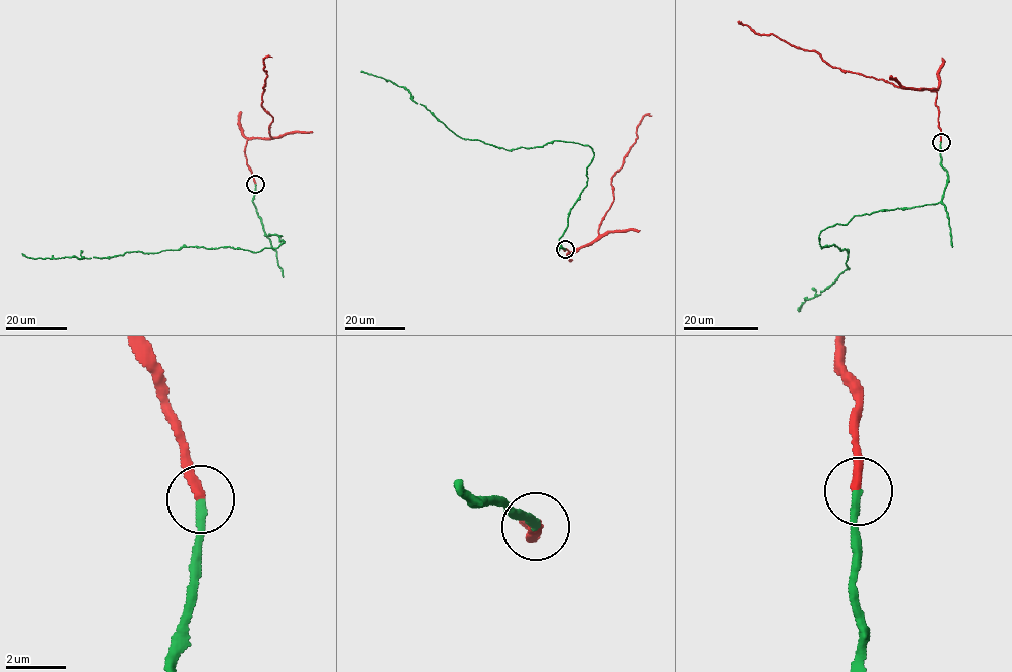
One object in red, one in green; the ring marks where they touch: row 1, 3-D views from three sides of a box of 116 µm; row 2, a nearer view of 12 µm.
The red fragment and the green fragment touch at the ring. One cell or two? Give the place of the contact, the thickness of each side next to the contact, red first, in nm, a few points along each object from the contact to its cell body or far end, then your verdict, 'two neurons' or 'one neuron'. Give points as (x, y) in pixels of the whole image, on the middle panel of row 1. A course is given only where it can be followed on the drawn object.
place (565, 249); calibres 320 and 280 nm; course red (565, 249), (591, 245), (599, 235), (613, 201), (612, 176), (637, 138), (636, 126), (652, 116); course green (565, 249), (557, 246), (585, 188), (592, 148), (555, 141), (506, 150), (462, 139), (407, 90), (361, 71); one neuron

